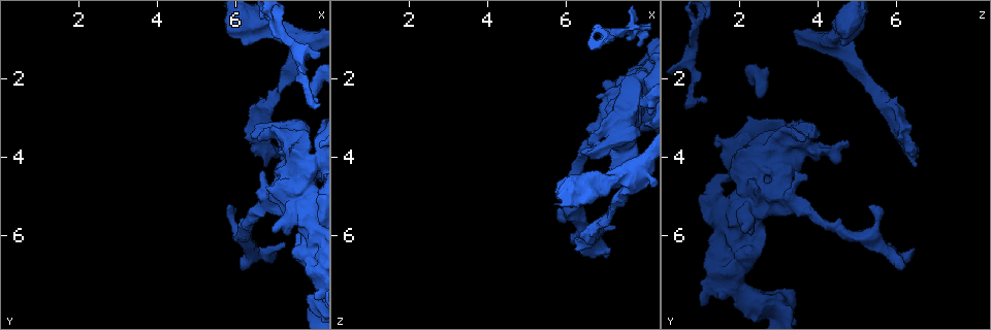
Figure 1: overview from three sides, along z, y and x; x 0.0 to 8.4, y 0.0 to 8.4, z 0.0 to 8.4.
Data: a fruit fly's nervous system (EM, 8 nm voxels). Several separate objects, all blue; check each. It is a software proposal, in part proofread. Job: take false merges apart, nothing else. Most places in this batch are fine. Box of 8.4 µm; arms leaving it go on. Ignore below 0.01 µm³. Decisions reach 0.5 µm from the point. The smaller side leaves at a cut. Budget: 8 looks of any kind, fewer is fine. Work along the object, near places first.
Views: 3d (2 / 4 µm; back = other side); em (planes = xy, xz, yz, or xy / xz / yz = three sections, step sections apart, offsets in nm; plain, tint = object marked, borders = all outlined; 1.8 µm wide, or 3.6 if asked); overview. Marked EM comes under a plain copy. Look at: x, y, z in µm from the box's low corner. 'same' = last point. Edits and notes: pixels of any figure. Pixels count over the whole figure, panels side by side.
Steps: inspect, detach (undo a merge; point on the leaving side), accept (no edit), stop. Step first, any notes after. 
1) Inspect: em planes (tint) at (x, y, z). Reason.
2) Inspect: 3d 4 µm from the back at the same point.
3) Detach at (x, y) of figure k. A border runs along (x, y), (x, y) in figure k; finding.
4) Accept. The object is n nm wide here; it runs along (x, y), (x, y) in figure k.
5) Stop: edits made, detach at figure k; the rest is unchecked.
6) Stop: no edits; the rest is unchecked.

Inspect: em 3.6 µm planes (tint) at (7.30, 0.90, 0.80). Two arms at a narrow angle.

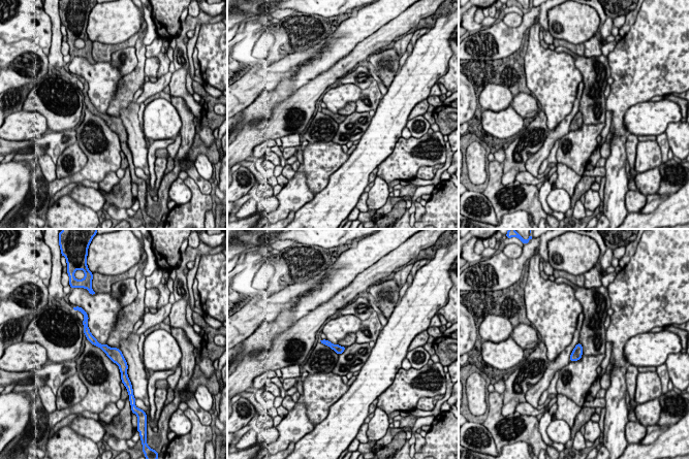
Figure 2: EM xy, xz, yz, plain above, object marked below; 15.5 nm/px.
Accept. It runs along (86, 331), (122, 364), (123, 371) in figure 2; all the same neuron.

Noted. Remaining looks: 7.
Inspect: em 3.6 µm xz step 16 (tint) at (7.55, 5.15, 2.60).

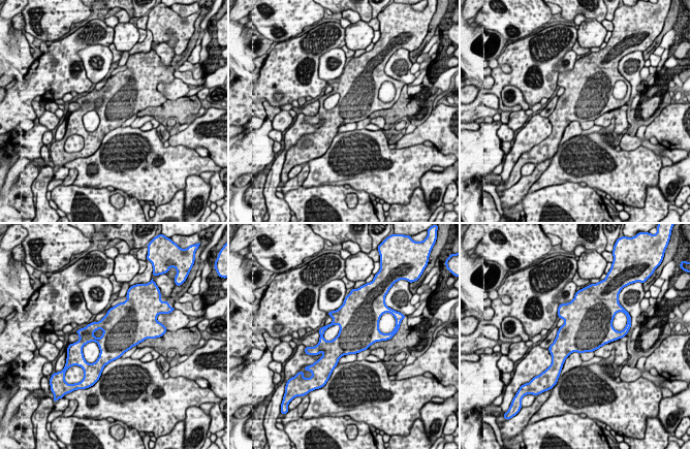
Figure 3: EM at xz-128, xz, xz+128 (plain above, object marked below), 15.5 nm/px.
Inspect: em 3.6 µm planes (tint) at the same point. Another direction.

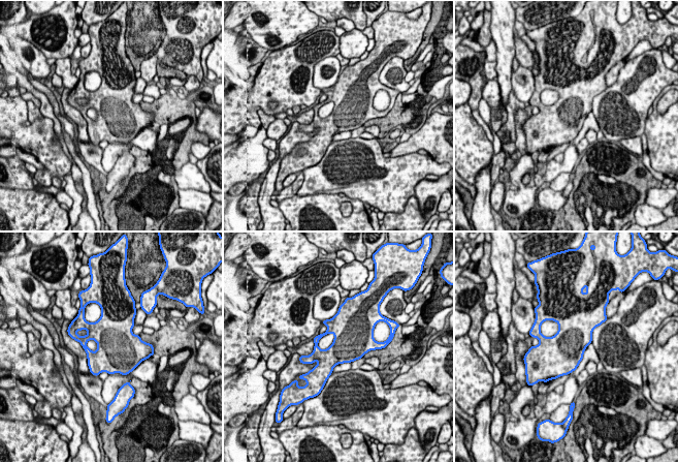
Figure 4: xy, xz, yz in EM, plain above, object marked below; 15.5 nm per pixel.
Accept. All the same neuron.

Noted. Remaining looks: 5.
Inspect: 3d 4 µm from the back at (6.70, 3.90, 6.40). Thick turns thin.

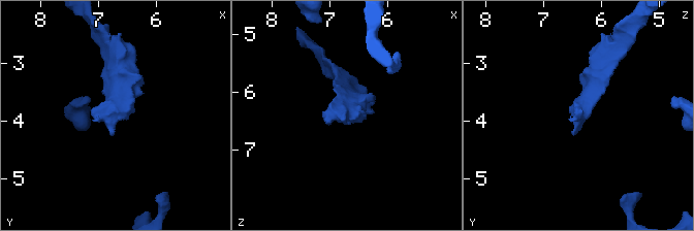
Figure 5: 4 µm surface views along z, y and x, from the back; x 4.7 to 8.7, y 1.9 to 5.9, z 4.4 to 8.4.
Inspect: em yz step 4 (tint) at (6.75, 3.90, 6.35).

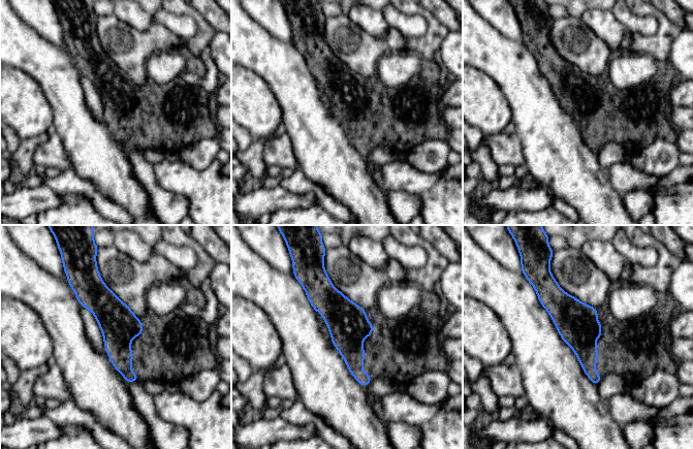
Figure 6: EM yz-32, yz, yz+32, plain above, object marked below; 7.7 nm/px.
Inspect: em planes (tint) at the same point. Another direction.

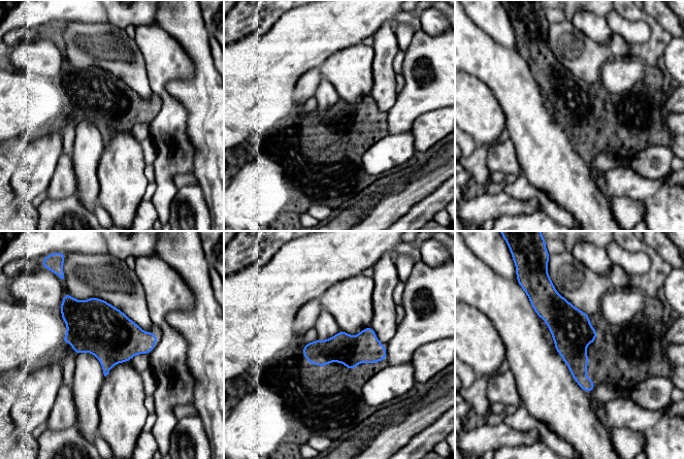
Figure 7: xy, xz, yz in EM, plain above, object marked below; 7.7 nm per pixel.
Accept. It runs along (549, 289), (589, 389) in figure 7; all the same neuron.

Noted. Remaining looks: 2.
Stop: no edits; the rest is unchecked.

